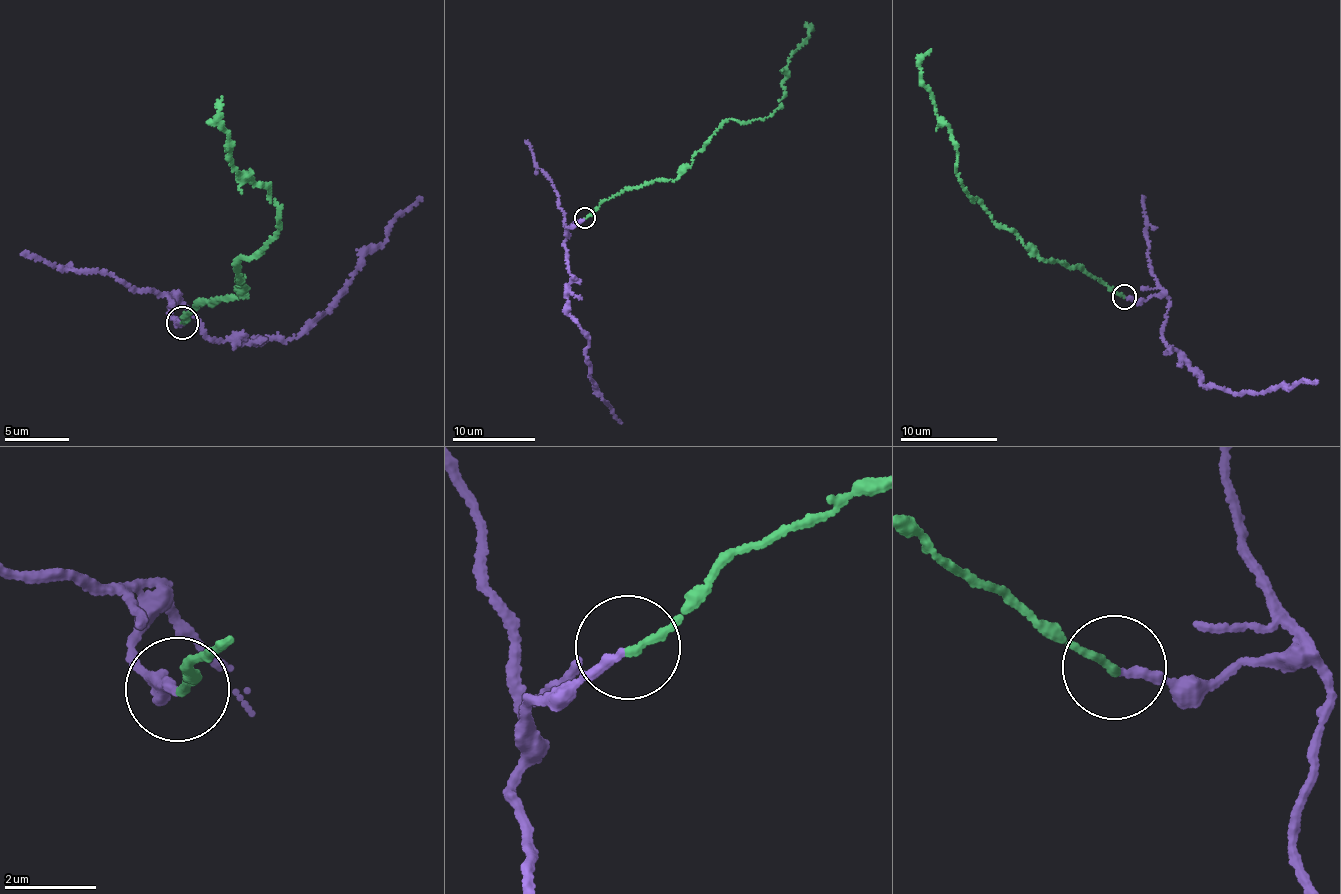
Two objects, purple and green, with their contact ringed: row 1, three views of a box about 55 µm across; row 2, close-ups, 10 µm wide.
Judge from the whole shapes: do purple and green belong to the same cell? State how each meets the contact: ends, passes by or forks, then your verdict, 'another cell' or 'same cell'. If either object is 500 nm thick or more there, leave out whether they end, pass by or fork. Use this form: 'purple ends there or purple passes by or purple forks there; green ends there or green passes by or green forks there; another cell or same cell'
purple ends there; green ends there; another cell

